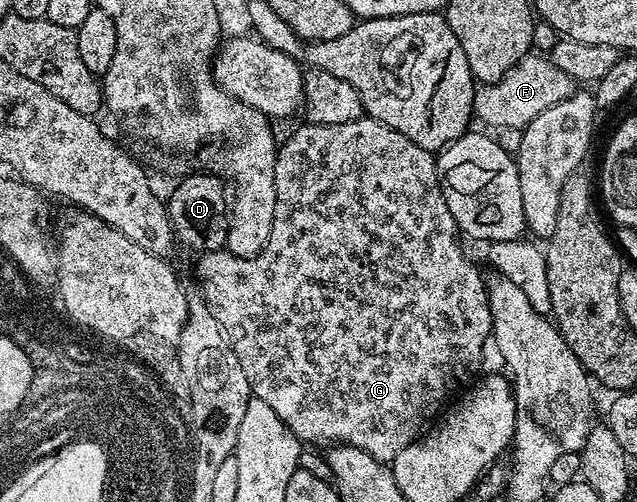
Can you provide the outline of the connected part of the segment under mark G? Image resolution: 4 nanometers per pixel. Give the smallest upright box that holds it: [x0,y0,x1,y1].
[197,116,494,464]

